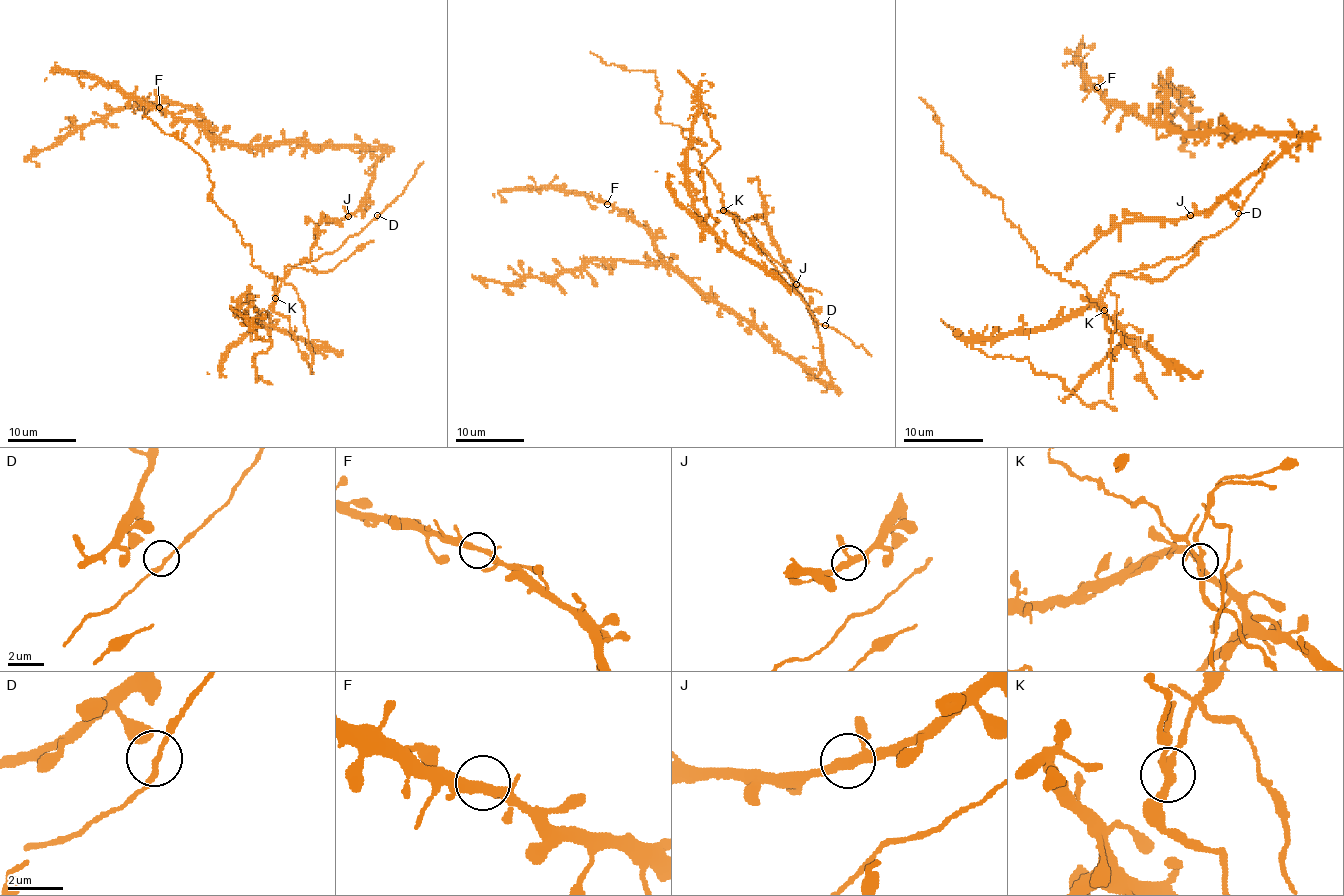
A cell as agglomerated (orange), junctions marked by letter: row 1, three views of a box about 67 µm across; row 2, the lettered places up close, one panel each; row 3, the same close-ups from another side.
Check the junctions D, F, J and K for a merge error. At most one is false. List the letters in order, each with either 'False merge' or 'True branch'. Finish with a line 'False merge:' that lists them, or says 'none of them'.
D: True branch
F: True branch
J: True branch
K: False merge
False merge: K

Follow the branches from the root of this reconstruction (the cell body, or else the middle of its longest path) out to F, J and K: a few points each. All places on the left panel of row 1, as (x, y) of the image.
F: (356, 233), (377, 216), (365, 196), (380, 148), (229, 146), (159, 107)
J: (356, 233), (377, 215), (365, 203), (348, 216)
K: (356, 233), (331, 254), (286, 266), (276, 298)

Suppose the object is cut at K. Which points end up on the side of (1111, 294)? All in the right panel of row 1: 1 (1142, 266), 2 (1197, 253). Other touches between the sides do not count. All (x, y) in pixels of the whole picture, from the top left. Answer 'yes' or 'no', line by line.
1: no
2: yes

